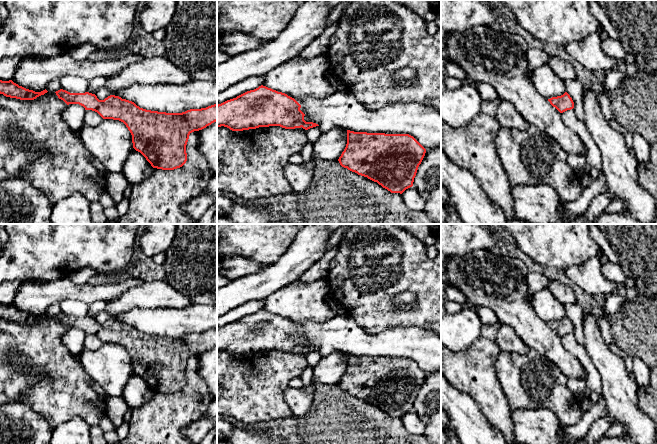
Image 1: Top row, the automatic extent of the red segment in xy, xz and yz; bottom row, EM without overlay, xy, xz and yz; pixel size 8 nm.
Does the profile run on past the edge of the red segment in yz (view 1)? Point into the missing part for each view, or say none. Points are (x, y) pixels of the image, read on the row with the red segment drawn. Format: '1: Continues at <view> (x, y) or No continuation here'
1: No continuation here

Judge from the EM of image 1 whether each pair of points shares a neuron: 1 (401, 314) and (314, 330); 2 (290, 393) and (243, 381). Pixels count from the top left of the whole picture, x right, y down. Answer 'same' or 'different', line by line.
1: different
2: different

